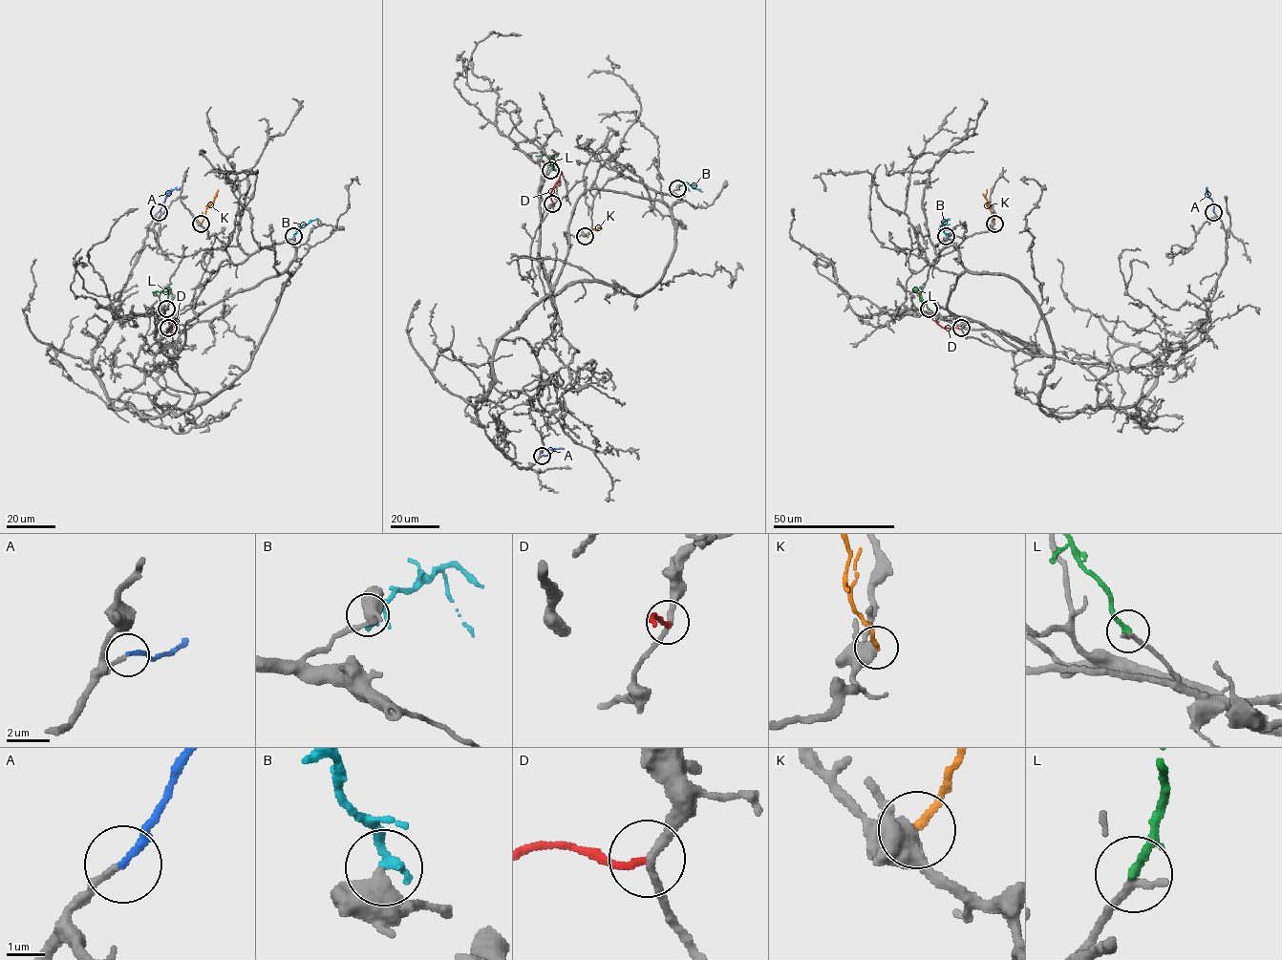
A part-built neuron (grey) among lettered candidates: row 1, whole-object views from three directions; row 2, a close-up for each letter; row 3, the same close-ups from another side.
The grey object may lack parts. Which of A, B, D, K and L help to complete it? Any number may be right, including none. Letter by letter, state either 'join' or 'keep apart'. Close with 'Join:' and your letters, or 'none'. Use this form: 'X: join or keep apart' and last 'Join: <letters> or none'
A: join
B: keep apart
D: keep apart
K: keep apart
L: join
Join: A, L

